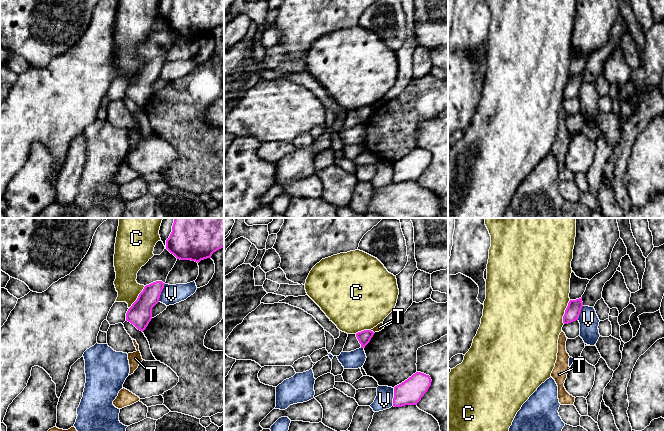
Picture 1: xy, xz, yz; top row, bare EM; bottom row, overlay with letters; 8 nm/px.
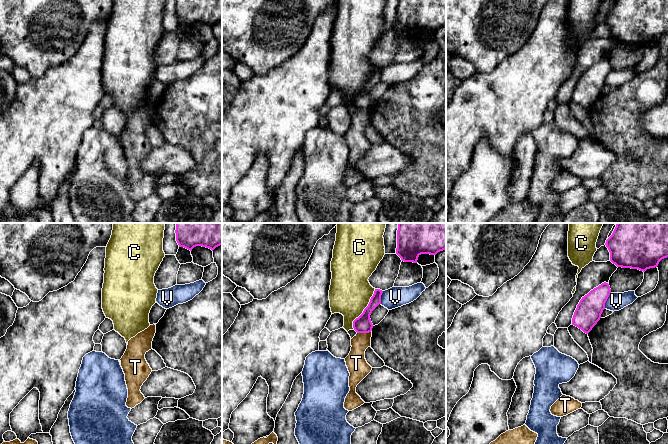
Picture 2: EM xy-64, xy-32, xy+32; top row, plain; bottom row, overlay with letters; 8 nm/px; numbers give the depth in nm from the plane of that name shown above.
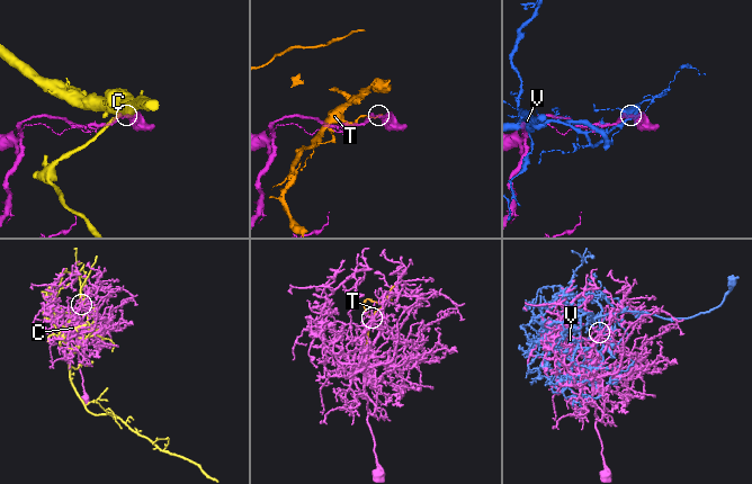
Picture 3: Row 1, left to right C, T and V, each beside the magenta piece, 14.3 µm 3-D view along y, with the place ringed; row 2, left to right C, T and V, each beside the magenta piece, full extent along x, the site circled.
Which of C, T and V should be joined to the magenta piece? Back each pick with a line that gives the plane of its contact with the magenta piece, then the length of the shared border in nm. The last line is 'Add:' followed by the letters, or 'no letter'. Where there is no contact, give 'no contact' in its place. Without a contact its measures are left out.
Add: no letter

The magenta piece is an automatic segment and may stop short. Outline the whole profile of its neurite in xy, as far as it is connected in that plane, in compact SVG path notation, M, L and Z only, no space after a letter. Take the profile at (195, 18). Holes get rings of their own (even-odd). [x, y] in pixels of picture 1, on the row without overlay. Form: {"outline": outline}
{"outline": "M173 0L166 25L180 36L199 39L224 24L224 0Z"}

